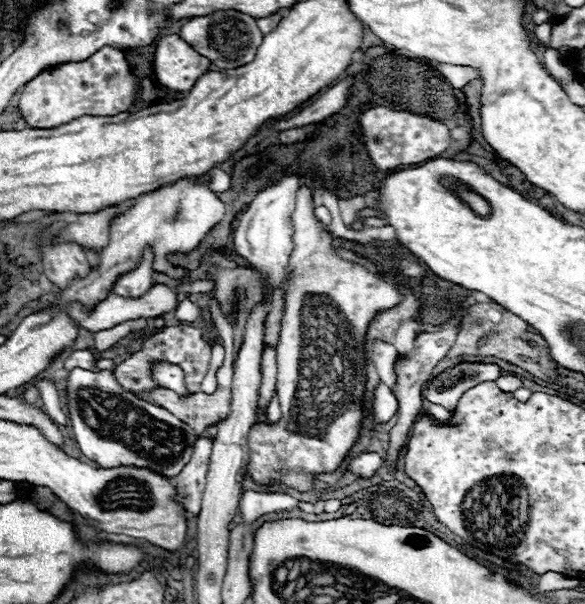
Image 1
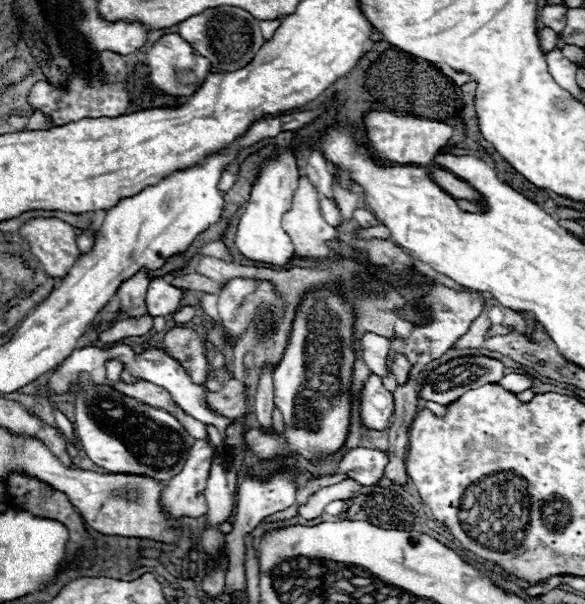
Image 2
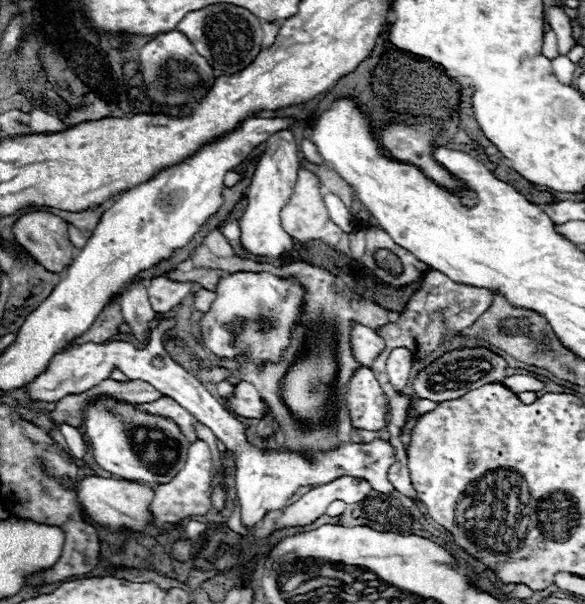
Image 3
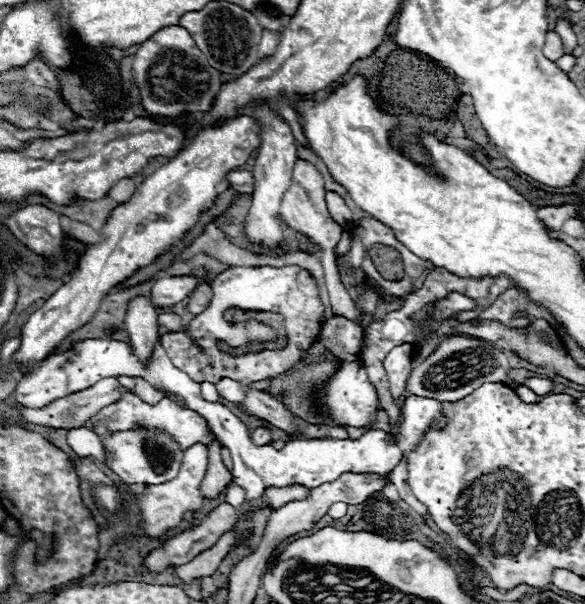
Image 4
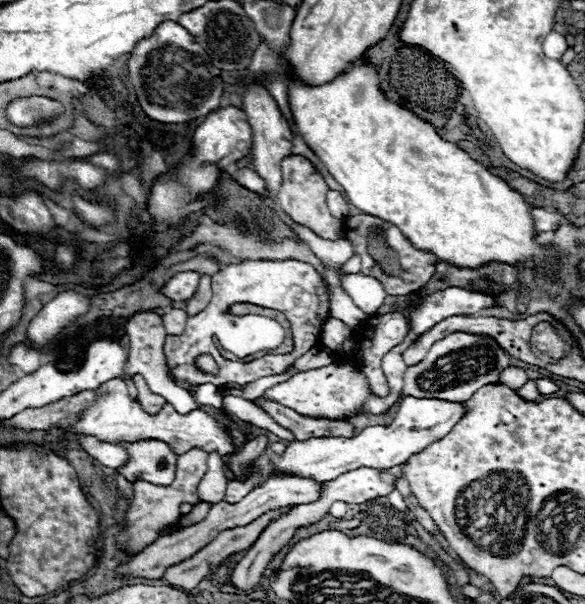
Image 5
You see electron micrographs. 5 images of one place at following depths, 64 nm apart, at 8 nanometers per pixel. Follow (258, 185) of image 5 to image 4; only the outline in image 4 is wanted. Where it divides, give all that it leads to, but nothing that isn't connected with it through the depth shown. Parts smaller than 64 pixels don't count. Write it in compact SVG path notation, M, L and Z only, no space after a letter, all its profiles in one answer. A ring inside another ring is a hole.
M232 170L226 178L232 186L252 186L254 188L254 176L248 170Z

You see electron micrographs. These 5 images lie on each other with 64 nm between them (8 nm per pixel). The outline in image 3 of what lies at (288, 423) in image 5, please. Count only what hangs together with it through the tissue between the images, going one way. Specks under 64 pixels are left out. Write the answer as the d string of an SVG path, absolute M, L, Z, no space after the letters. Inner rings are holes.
M238 382L234 386L234 398L228 400L228 408L233 415L246 418L262 418L270 410L250 382Z

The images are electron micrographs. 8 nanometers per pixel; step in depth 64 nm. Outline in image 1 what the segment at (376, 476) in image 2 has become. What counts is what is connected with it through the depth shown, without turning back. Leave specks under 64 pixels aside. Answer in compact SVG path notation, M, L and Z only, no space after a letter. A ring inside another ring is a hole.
M362 452L362 454L354 456L354 458L350 458L348 470L358 474L360 478L368 480L368 478L372 478L380 470L382 464L384 464L384 460L382 460L380 454L376 454L376 452Z

